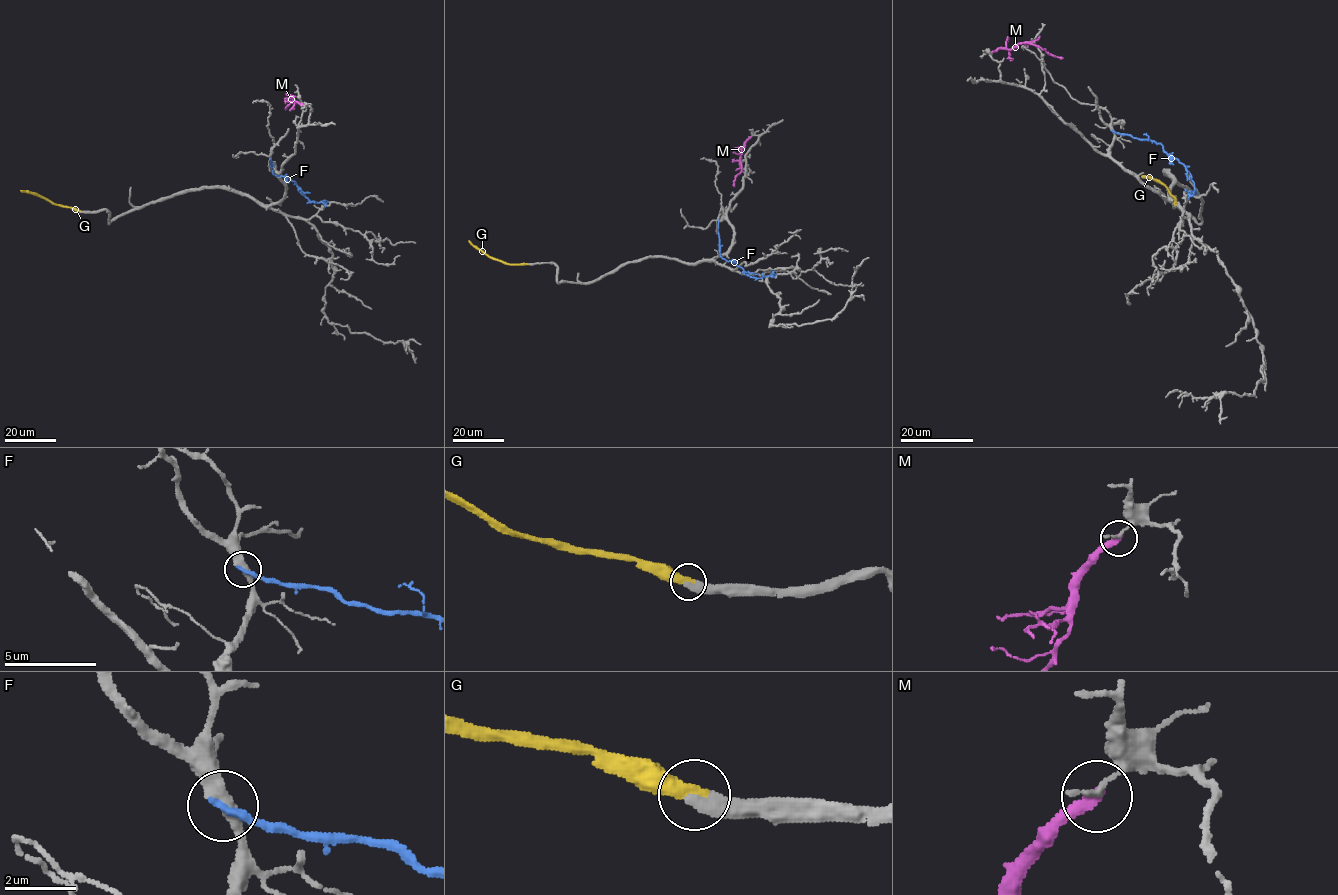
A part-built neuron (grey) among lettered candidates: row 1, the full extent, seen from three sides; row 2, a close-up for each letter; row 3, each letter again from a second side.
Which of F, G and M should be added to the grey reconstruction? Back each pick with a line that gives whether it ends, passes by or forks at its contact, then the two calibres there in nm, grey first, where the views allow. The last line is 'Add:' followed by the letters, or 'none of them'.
G: it ends there; 360 nm thick on the grey side, 380 nm on the other
Add: G

